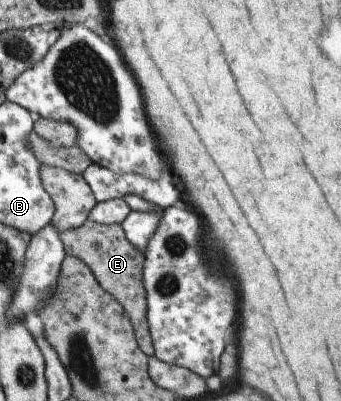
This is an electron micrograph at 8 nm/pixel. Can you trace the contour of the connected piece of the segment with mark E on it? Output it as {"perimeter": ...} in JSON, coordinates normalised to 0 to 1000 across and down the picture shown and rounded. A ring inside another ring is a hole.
{"perimeter":[[[252,546],[246,561],[182,576],[173,596],[202,641],[238,648],[273,683],[282,703],[361,768],[387,810],[408,870],[431,888],[449,885],[449,863],[428,798],[428,728],[413,706],[419,638],[372,599],[358,566],[293,559]]]}

